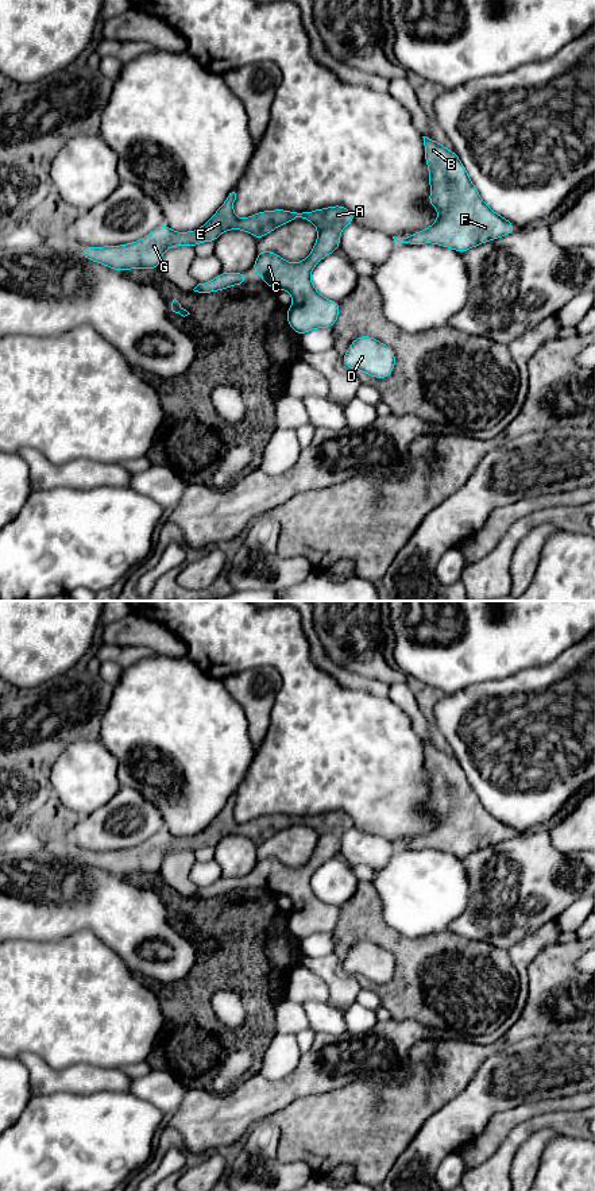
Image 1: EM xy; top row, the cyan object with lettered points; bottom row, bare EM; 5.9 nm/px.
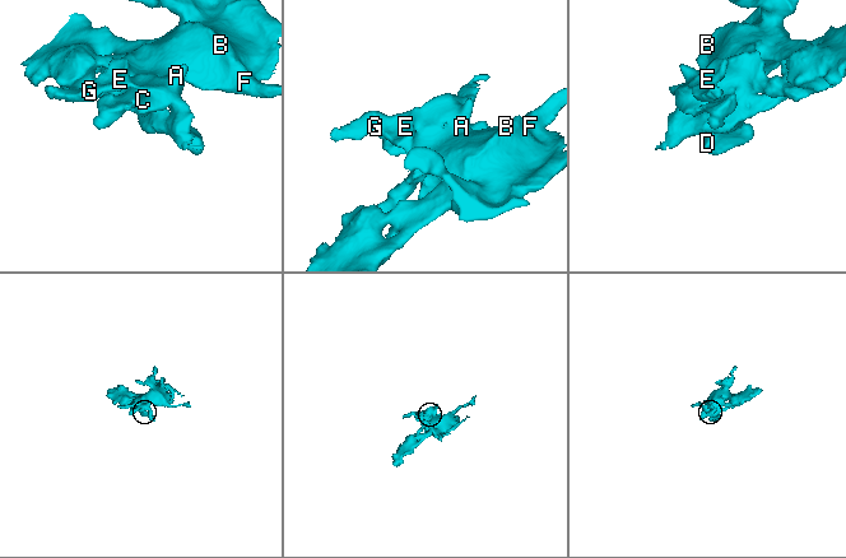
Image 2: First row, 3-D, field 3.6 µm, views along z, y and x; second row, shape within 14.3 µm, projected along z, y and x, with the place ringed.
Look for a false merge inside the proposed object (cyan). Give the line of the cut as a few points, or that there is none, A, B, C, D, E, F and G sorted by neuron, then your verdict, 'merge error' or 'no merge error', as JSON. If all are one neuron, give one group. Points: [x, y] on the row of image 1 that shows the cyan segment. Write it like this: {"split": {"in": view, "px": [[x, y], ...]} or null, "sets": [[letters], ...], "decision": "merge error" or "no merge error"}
{"split": null, "sets": [["A", "B", "C", "D", "E", "F", "G"]], "decision": "no merge error"}

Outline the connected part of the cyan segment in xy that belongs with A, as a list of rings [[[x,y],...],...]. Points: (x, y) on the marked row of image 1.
[[[232,192],[208,220],[206,224],[190,232],[174,232],[165,223],[138,242],[121,246],[84,247],[82,258],[98,262],[113,270],[159,269],[166,248],[175,246],[194,247],[201,242],[215,242],[224,231],[242,230],[258,240],[282,224],[297,217],[312,221],[318,236],[312,253],[302,262],[291,263],[271,251],[259,251],[252,269],[263,278],[263,284],[274,290],[286,289],[293,297],[293,305],[286,311],[287,324],[298,335],[316,328],[332,328],[340,312],[340,305],[322,297],[310,281],[314,266],[331,253],[339,250],[340,232],[355,223],[353,213],[343,207],[316,209],[297,213],[293,211],[263,211],[246,219],[233,213],[236,193]]]

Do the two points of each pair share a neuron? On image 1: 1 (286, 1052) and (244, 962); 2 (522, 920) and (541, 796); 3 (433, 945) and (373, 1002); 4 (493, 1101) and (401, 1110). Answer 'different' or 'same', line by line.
1: different
2: different
3: different
4: different

